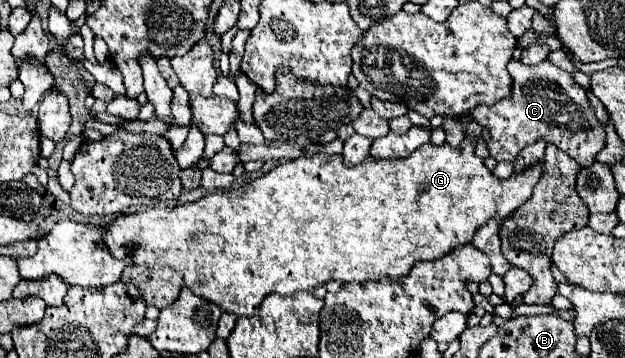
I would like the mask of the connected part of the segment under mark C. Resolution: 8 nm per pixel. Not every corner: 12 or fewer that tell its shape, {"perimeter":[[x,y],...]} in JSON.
{"perimeter":[[512,59],[512,95],[468,115],[490,155],[544,139],[582,167],[606,145],[586,89],[550,61]]}

